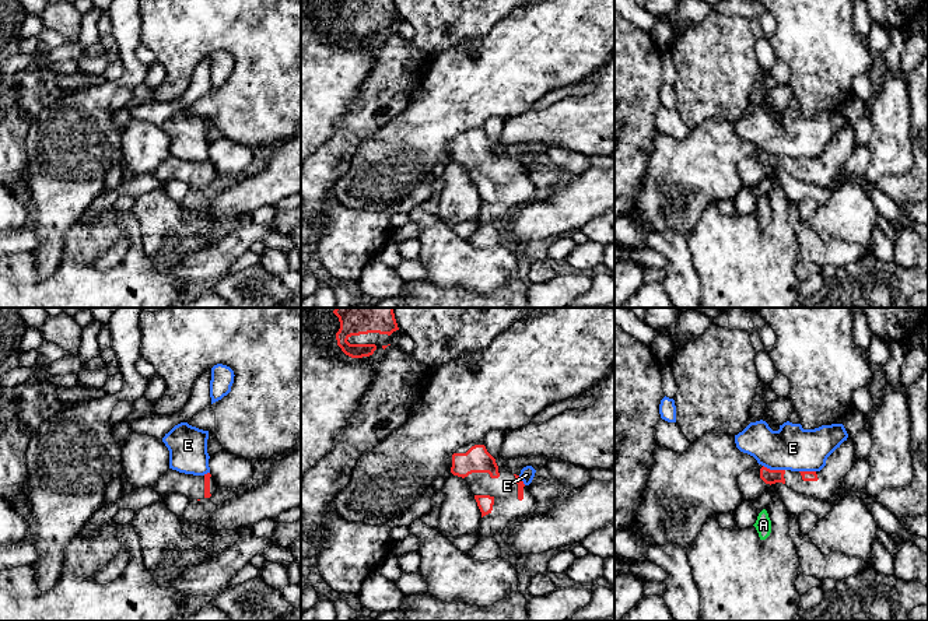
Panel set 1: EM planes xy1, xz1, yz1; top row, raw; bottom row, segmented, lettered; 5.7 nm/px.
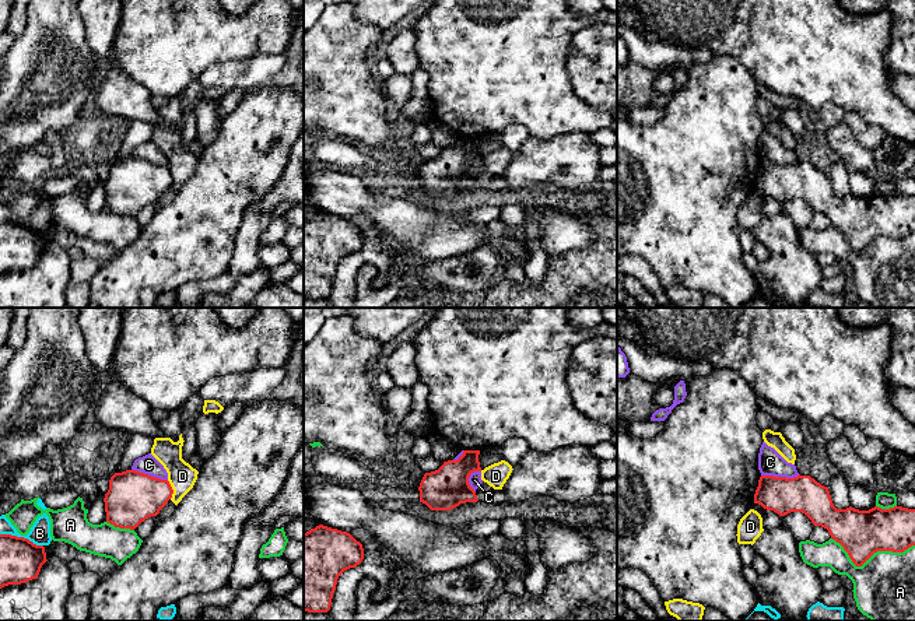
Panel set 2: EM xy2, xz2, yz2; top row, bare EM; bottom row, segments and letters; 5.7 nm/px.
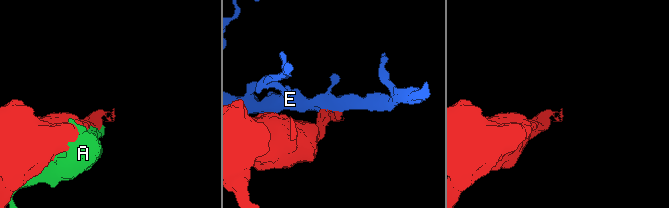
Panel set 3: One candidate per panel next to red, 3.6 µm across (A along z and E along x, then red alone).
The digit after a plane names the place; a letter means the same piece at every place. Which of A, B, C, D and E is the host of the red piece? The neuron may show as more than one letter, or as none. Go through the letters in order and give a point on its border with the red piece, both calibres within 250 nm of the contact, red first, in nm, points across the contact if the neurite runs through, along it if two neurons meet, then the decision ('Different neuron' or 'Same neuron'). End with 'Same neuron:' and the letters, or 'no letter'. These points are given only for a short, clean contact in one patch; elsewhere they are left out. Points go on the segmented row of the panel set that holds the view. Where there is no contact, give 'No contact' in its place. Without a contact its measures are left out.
A: Touches red at yz2 (870, 555). Thickness 260 nm (red) against 360 nm. Different neuron
B: Touches red at xy2 (21, 537). Thickness 240 nm (red) against 120 nm. Different neuron
C: Touches red at yz2 (779, 477). Thickness 220 nm (red) against 140 nm. Boundary: yz2 (799, 474), (792, 477), (761, 476). Different neuron
D: Touches red at xy2 (172, 490). Thickness 300 nm (red) against 160 nm. Boundary: xy2 (167, 480), (172, 490), (171, 498). Different neuron
E: Touches red at yz1 (774, 470). Thickness 80 nm (red) against 260 nm. Boundary: yz1 (763, 465), (770, 469), (784, 470). Different neuron
Same neuron: no letter

